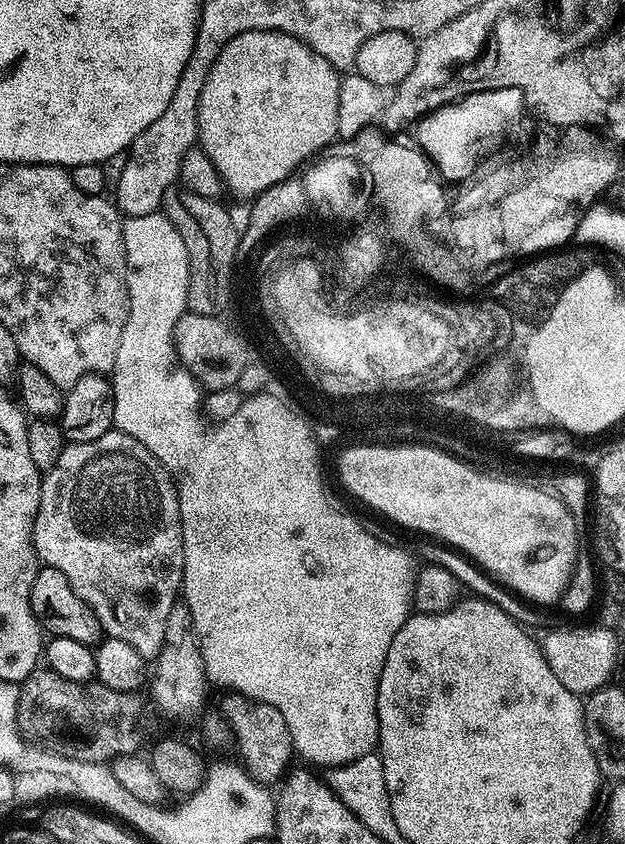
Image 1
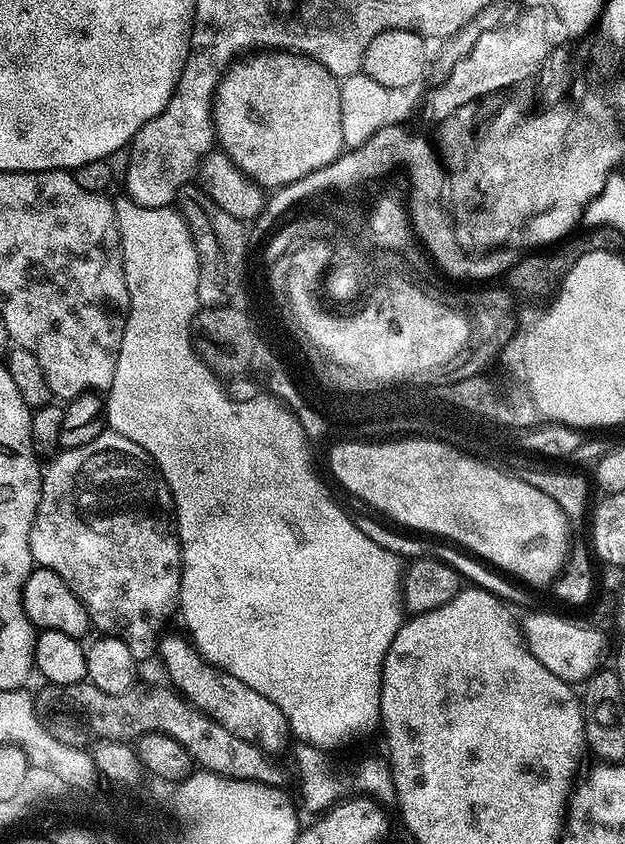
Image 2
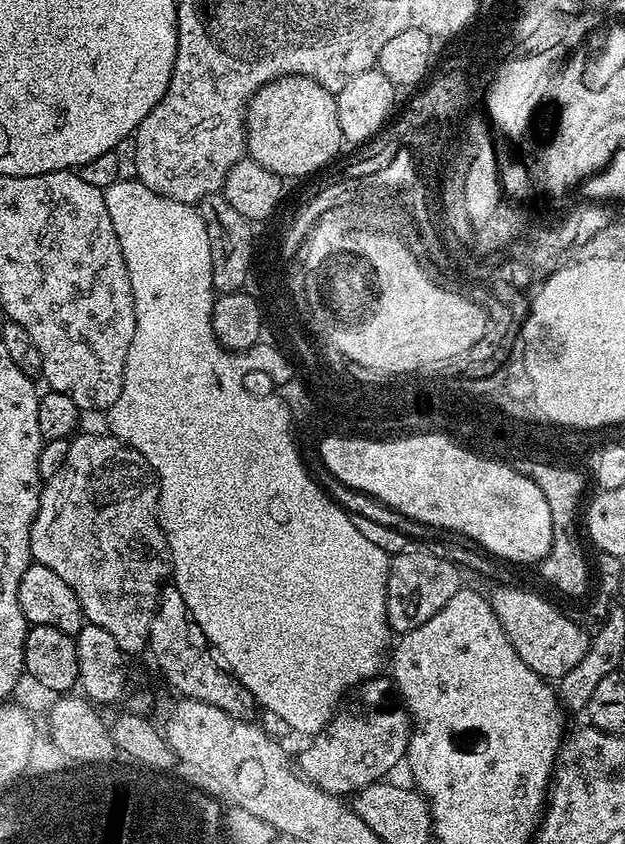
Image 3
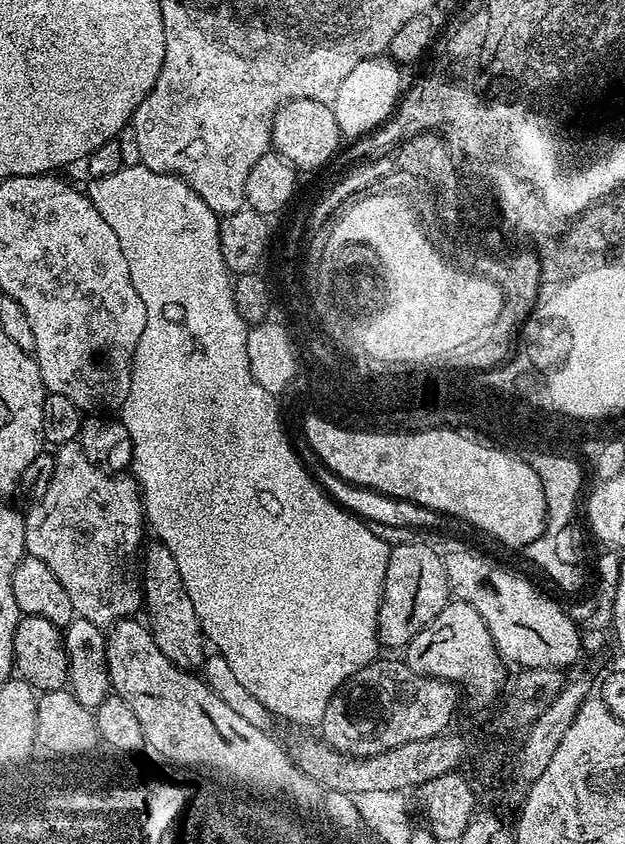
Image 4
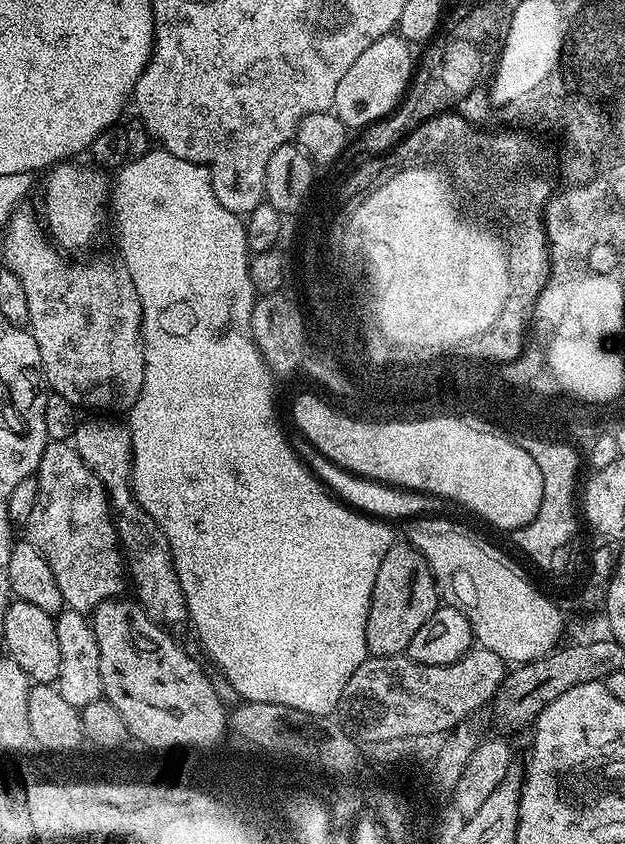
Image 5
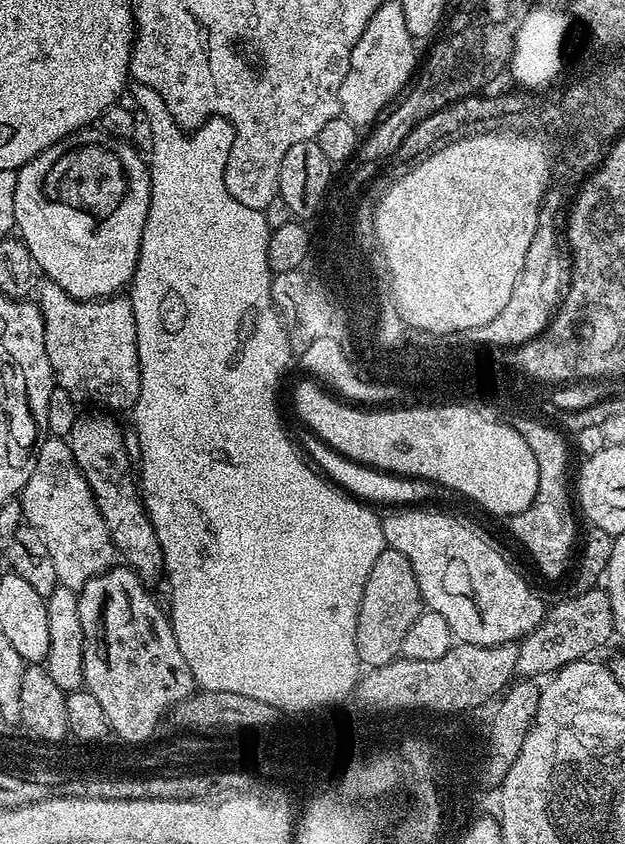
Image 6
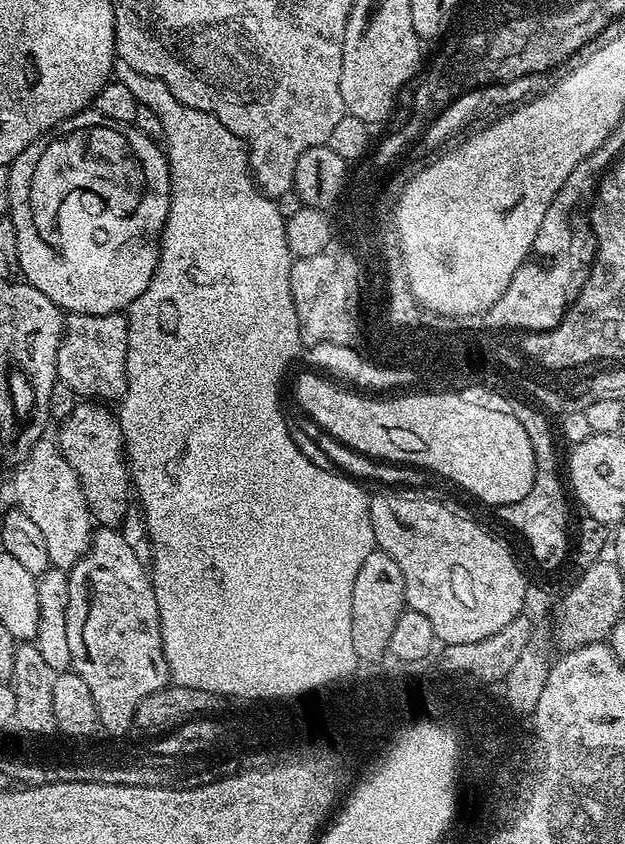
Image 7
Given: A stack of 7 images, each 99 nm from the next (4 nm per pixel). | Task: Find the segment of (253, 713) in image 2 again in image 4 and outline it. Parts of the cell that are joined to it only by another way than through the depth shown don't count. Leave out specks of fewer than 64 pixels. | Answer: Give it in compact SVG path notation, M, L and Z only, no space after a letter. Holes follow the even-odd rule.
M152 542L142 552L142 604L146 612L148 608L146 627L158 650L162 650L162 654L179 668L199 669L204 660L206 637L198 622L198 614L194 614L194 602L190 602L190 594L186 594L186 586L182 586L178 562L174 562L174 554L159 542Z

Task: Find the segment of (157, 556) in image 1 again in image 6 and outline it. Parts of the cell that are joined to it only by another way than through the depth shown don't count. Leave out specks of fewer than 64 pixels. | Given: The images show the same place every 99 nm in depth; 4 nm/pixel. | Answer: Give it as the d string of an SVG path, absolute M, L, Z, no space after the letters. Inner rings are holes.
M67 439L45 440L36 456L34 474L30 474L30 482L26 482L18 499L24 507L27 527L38 530L38 538L42 538L42 542L46 542L46 550L50 550L50 559L54 561L54 574L59 587L79 590L86 582L90 582L90 578L107 572L117 563L118 553L110 538L110 530L106 530L106 522L102 522L102 514L98 514L98 506L94 502L90 486L74 462L74 454Z

